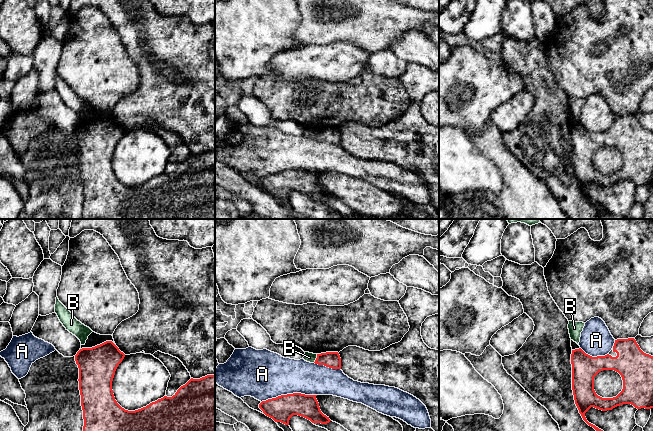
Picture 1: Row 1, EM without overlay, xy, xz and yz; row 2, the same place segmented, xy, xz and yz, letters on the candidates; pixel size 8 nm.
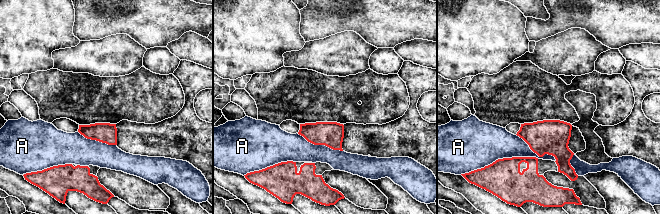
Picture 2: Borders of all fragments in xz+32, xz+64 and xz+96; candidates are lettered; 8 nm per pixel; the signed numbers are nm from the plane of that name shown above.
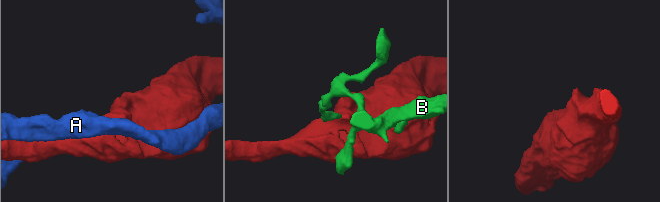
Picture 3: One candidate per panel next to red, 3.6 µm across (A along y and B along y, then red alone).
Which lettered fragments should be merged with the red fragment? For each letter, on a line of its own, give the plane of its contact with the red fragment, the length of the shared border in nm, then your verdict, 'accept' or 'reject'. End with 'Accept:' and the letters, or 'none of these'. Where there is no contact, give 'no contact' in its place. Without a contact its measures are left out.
A: meets red in xz; contact 460 nm long; reject
B: meets red in xz; contact 80 nm long; reject
Accept: none of these

